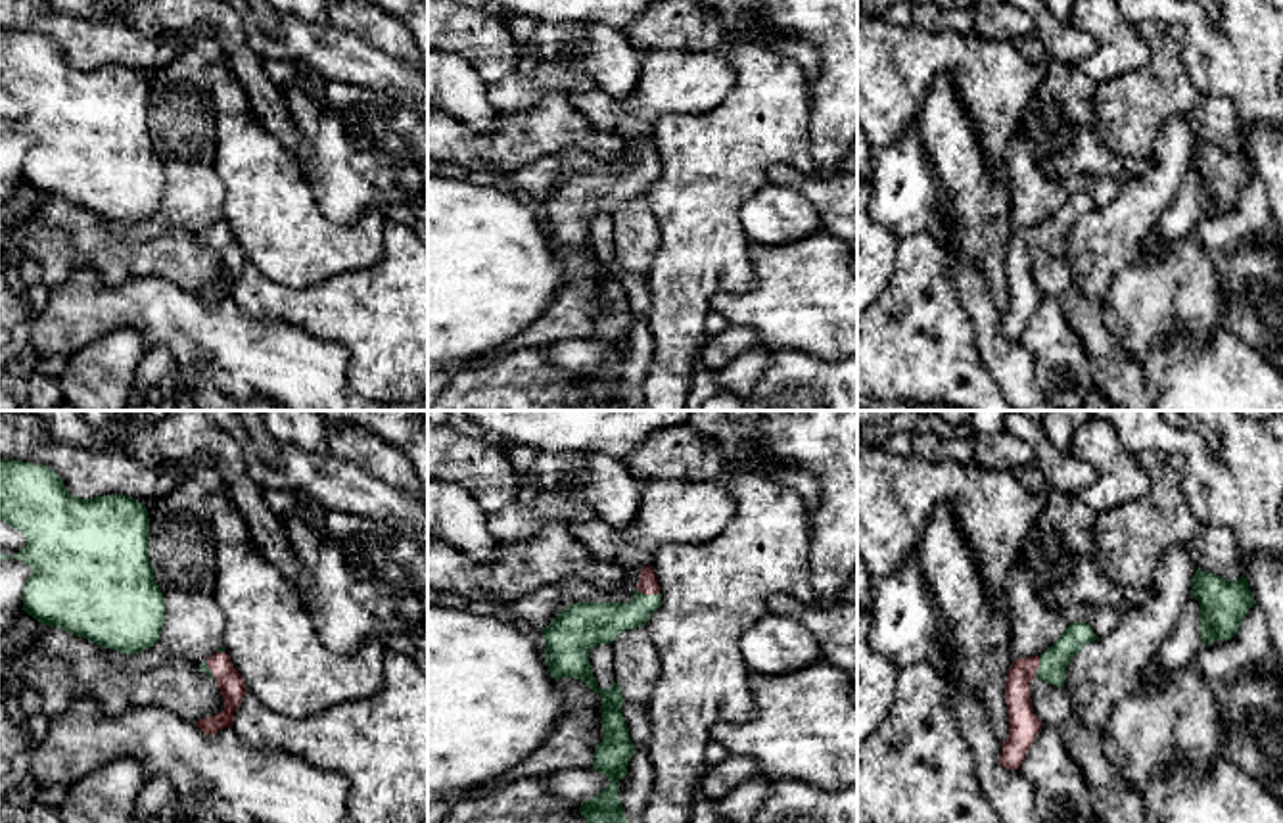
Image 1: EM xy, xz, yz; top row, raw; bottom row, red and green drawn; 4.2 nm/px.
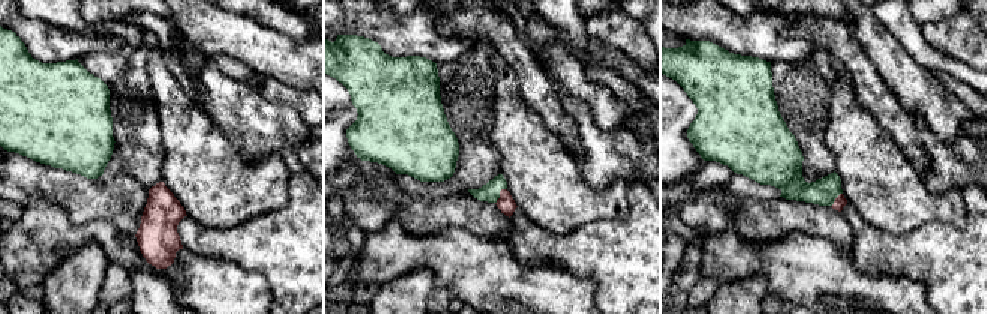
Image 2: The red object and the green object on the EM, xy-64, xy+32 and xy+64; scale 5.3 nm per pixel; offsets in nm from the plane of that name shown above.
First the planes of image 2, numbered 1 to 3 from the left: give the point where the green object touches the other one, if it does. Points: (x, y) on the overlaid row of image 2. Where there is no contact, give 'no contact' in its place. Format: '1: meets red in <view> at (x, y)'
1: no contact
2: meets red in xy+32 at (500, 194)
3: meets red in xy+64 at (836, 200)

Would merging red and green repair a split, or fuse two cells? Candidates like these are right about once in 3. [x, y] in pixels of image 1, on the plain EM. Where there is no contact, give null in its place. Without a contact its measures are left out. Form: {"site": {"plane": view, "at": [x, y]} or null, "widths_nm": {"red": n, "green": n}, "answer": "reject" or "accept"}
{"site": {"plane": "xz", "at": [649, 164]}, "widths_nm": {"red": 80, "green": 180}, "answer": "accept"}

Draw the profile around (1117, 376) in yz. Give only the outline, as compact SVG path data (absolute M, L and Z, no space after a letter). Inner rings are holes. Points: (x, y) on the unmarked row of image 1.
M1034 247L1030 269L1041 295L1061 303L1066 322L1085 347L1093 370L1093 388L1112 411L1153 411L1156 393L1143 364L1120 347L1107 307L1082 292L1068 259Z

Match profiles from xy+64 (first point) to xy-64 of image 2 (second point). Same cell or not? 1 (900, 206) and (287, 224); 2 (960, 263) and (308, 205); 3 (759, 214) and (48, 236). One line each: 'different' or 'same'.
1: different
2: same
3: different

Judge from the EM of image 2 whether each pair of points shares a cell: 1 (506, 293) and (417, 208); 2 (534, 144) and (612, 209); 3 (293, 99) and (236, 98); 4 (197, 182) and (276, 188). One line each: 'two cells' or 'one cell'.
1: two cells
2: one cell
3: two cells
4: one cell

